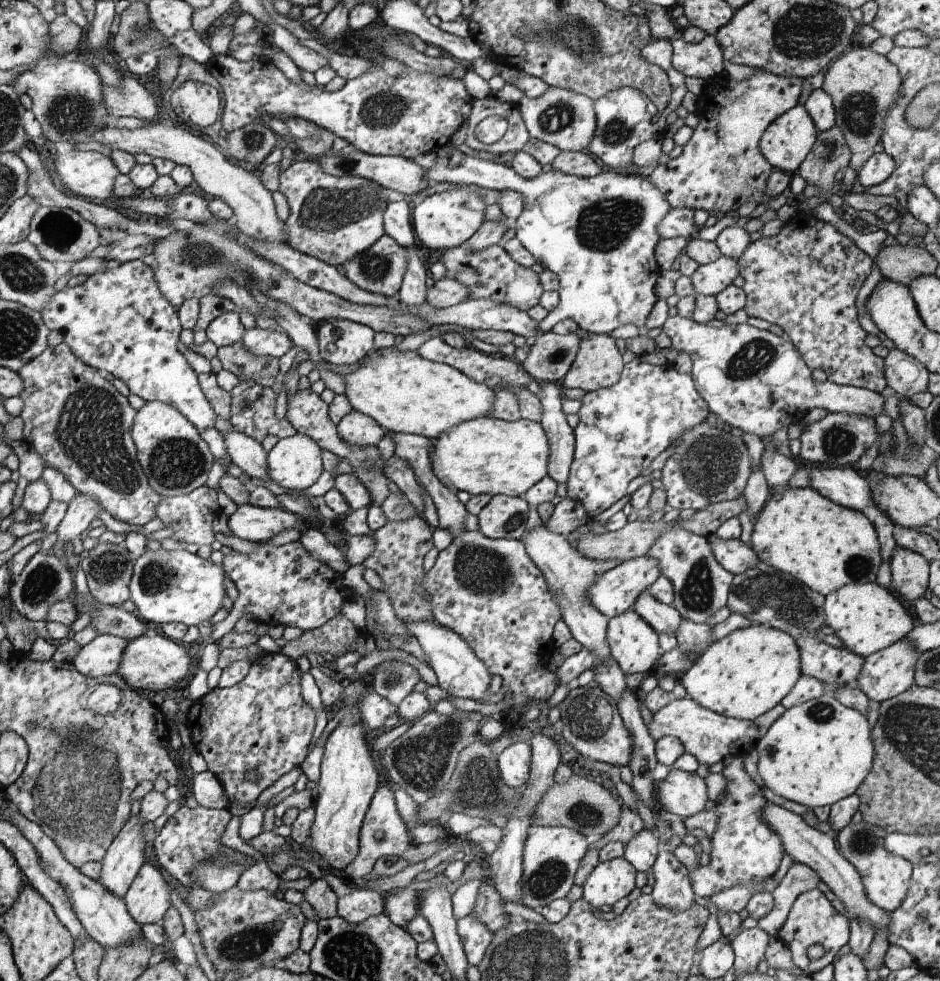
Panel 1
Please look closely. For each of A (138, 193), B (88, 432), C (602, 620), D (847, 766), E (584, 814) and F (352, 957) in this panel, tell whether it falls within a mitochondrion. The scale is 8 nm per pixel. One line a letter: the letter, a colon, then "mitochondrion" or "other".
A: other
B: mitochondrion
C: other
D: other
E: mitochondrion
F: mitochondrion

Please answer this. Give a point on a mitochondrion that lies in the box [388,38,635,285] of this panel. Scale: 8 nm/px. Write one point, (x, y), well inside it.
(557, 117)

